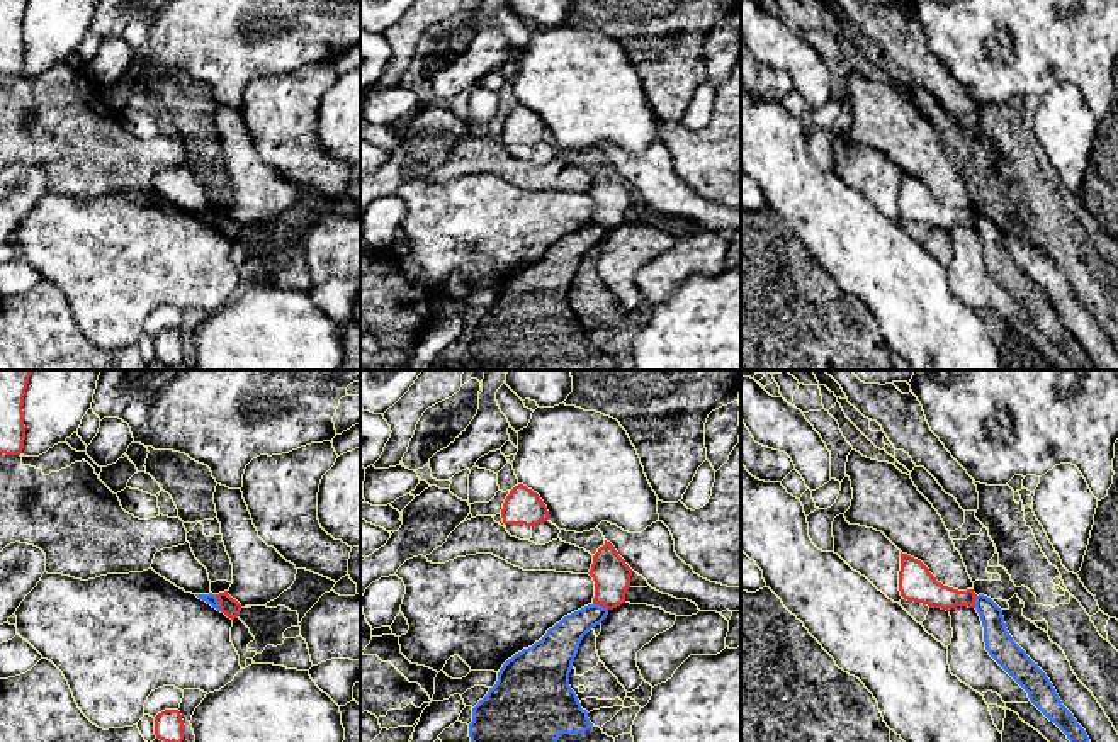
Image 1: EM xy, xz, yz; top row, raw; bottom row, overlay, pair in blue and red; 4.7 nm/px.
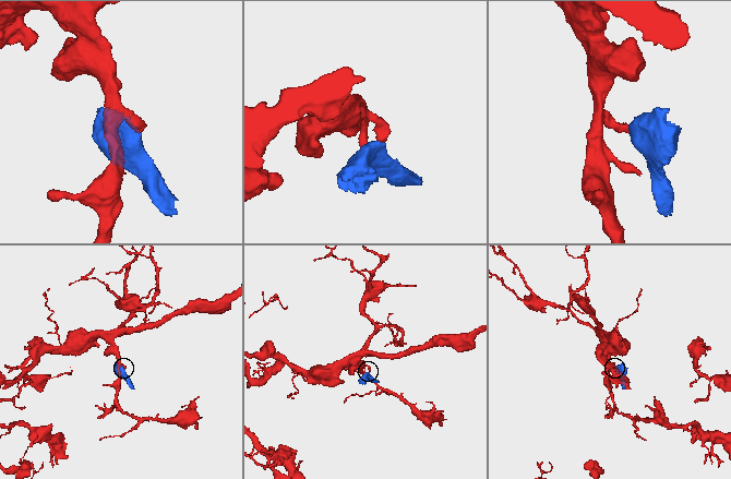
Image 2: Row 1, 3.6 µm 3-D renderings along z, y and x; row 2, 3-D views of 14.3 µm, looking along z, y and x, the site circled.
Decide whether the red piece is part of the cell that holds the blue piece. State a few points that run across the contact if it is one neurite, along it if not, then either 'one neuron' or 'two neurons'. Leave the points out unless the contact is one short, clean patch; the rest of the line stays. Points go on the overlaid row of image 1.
xy (214, 595), (223, 612) | two neurons

